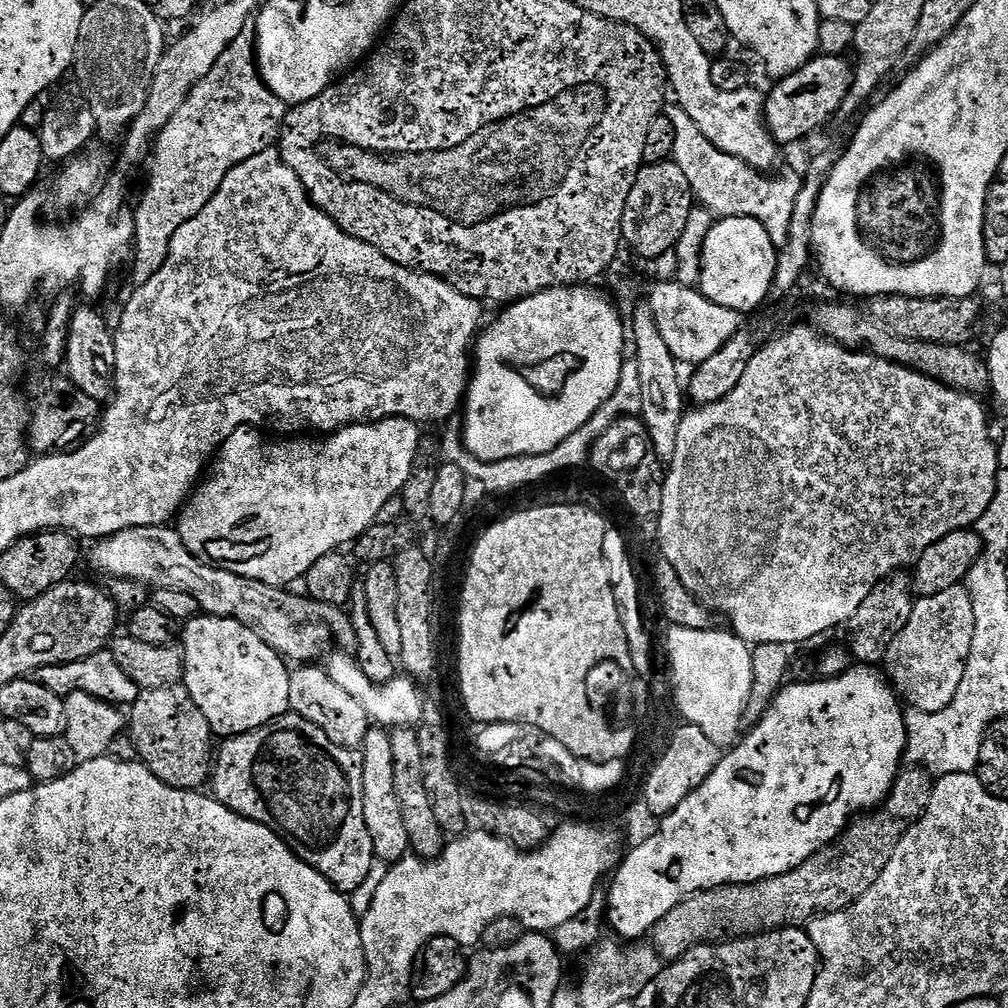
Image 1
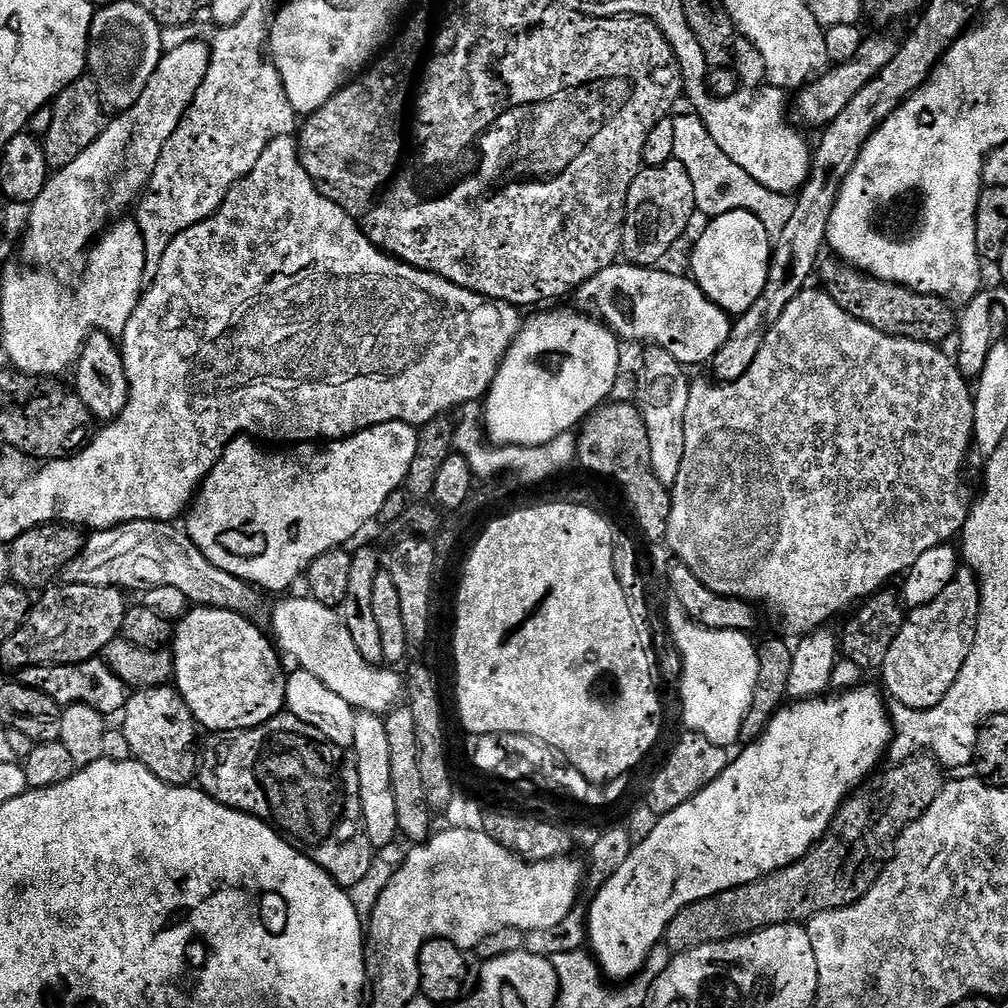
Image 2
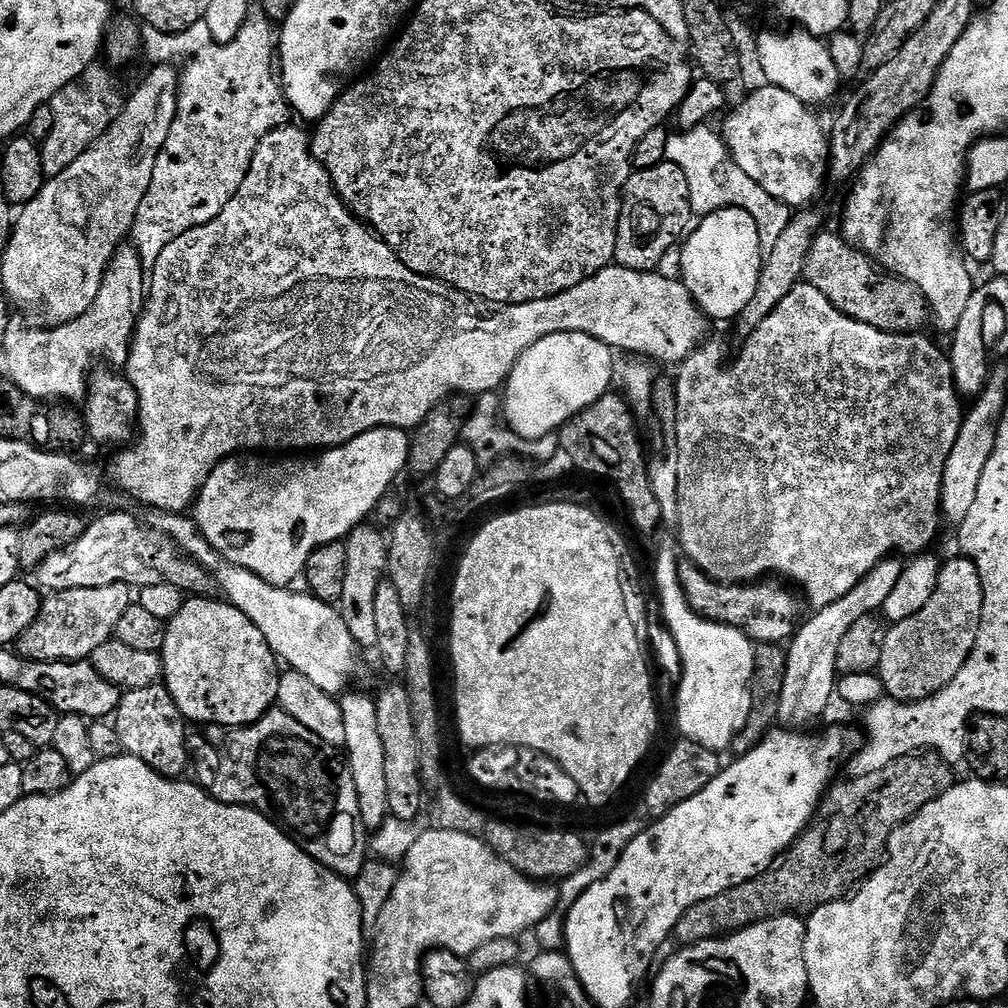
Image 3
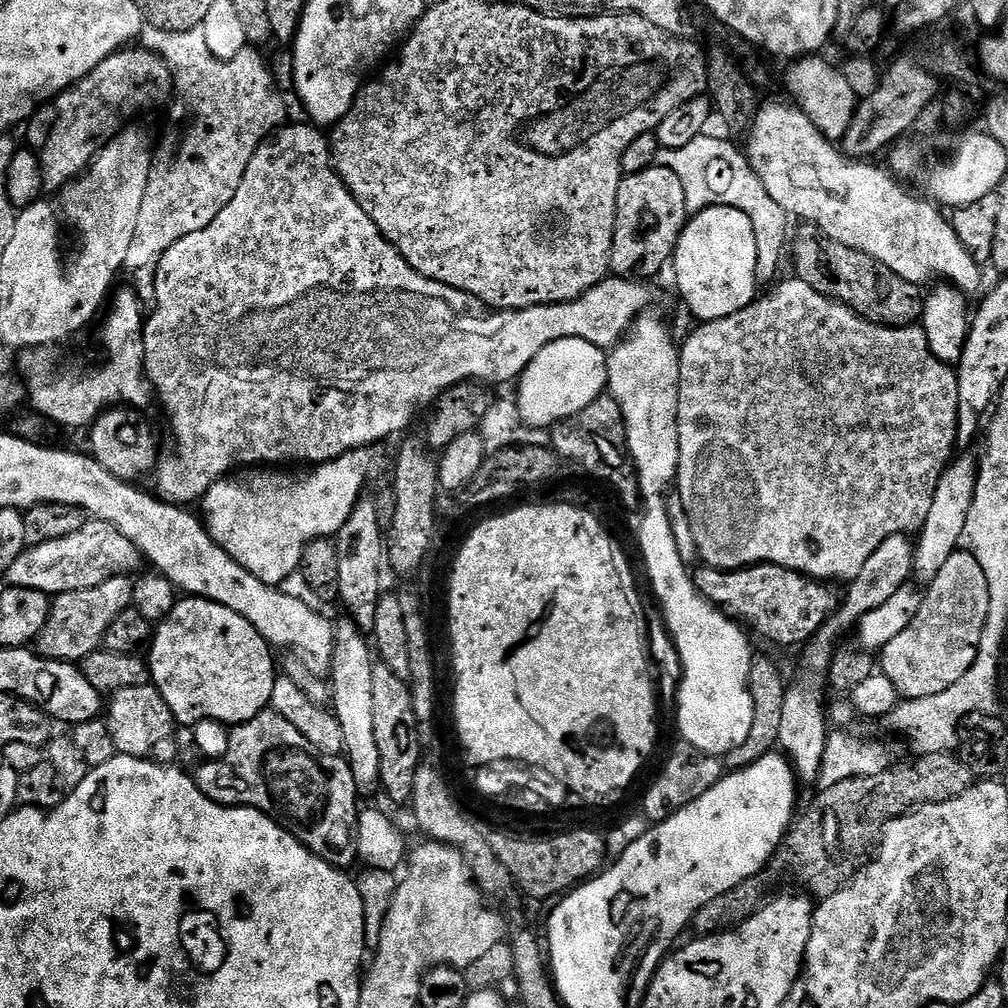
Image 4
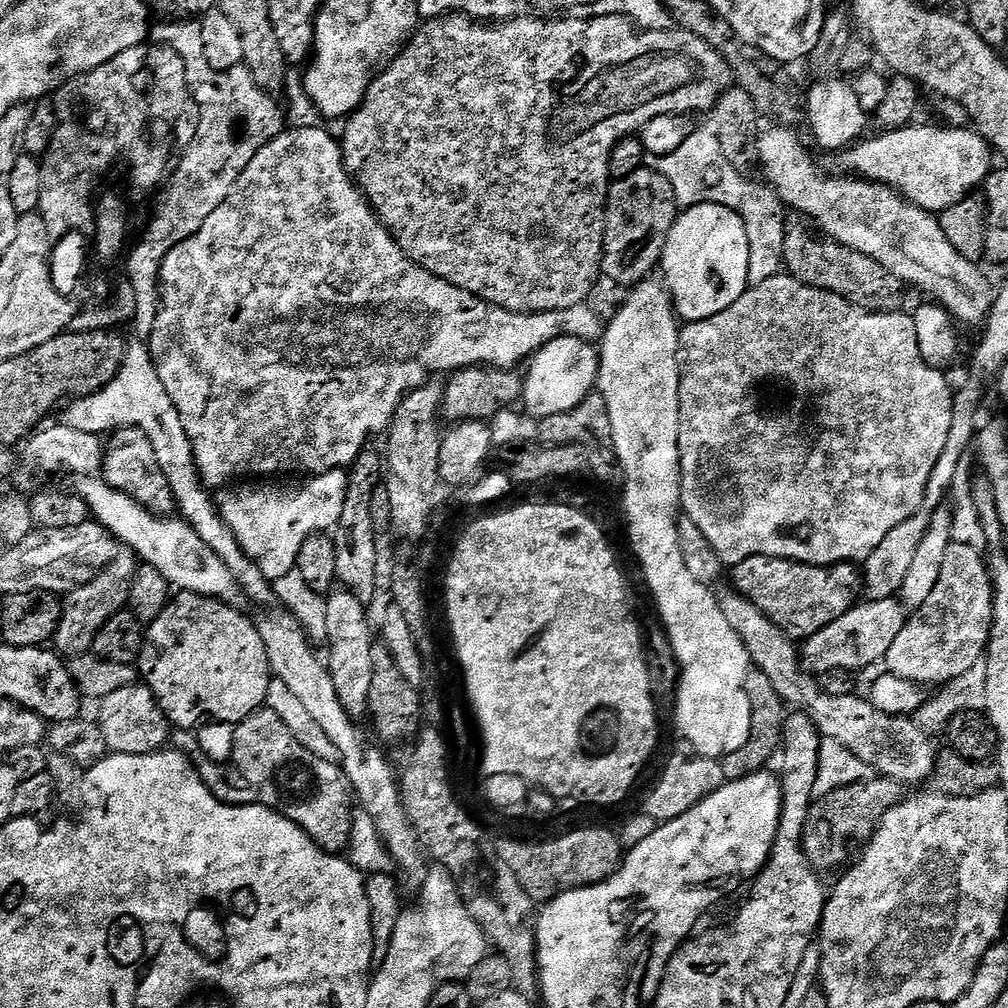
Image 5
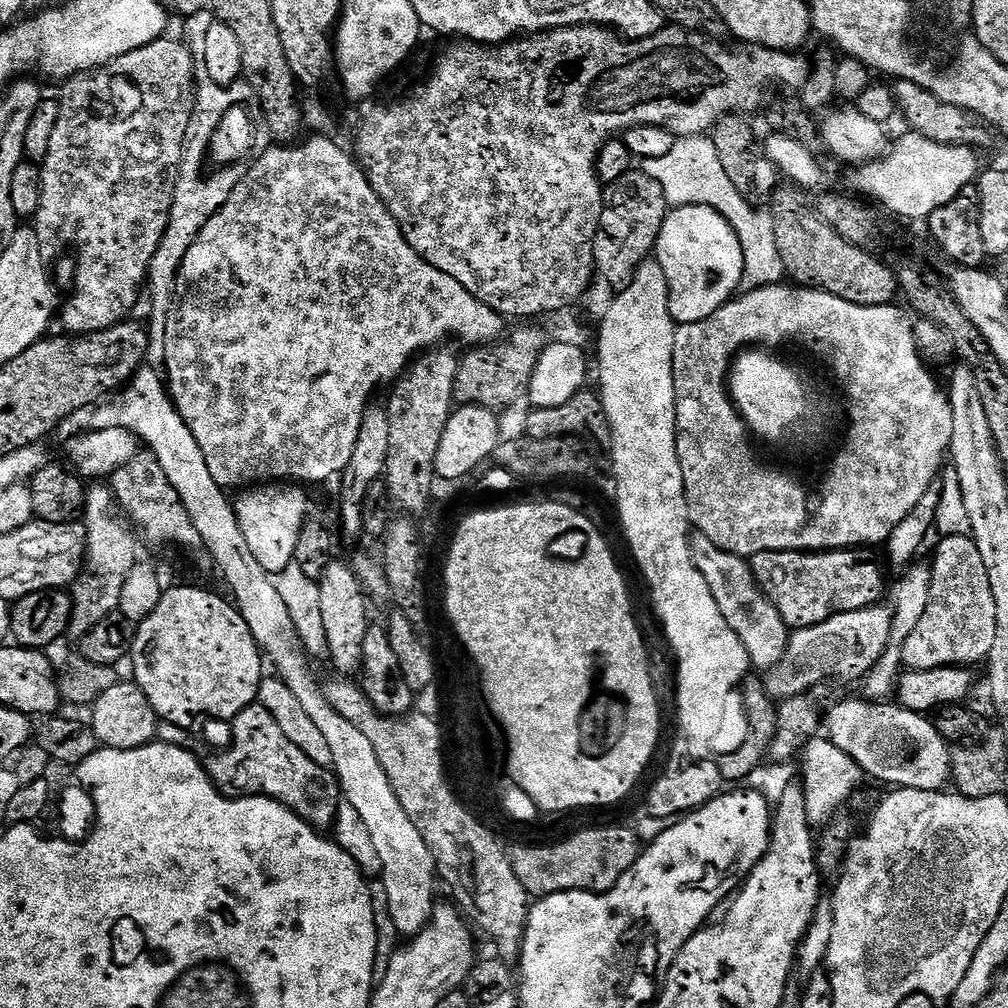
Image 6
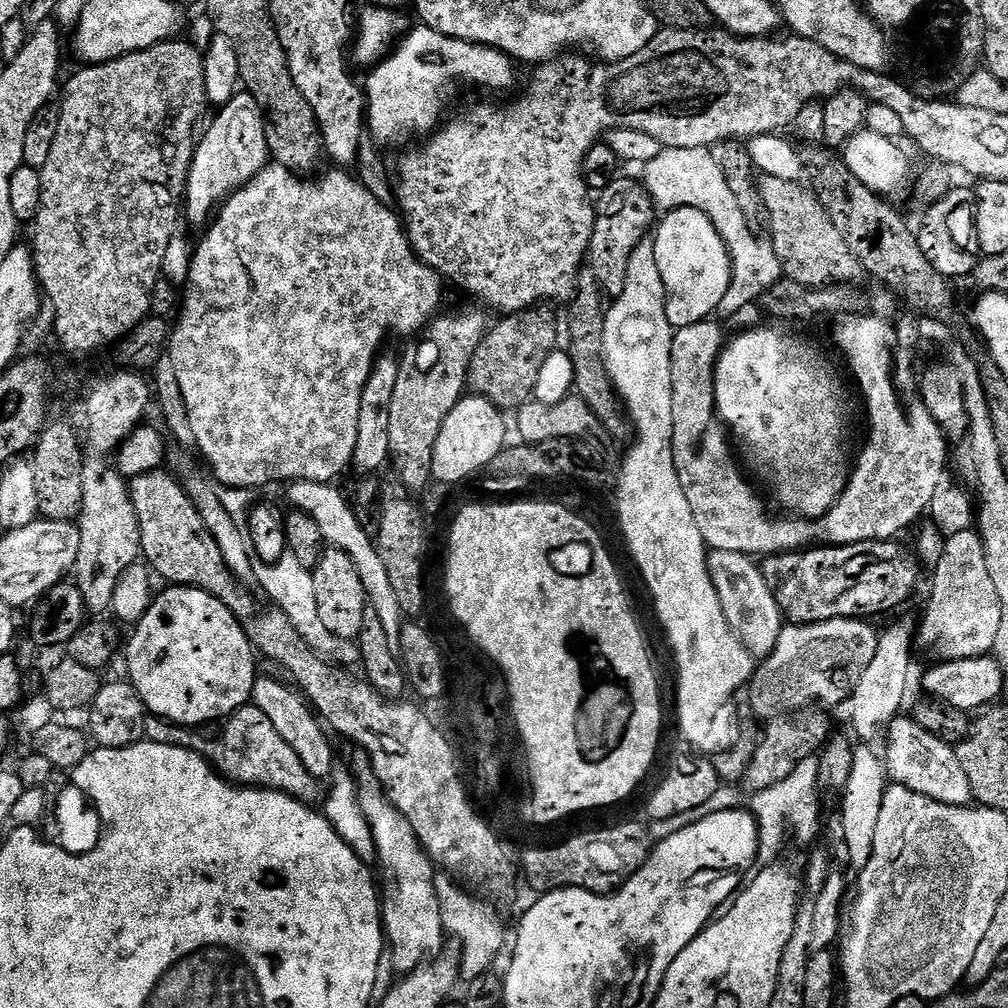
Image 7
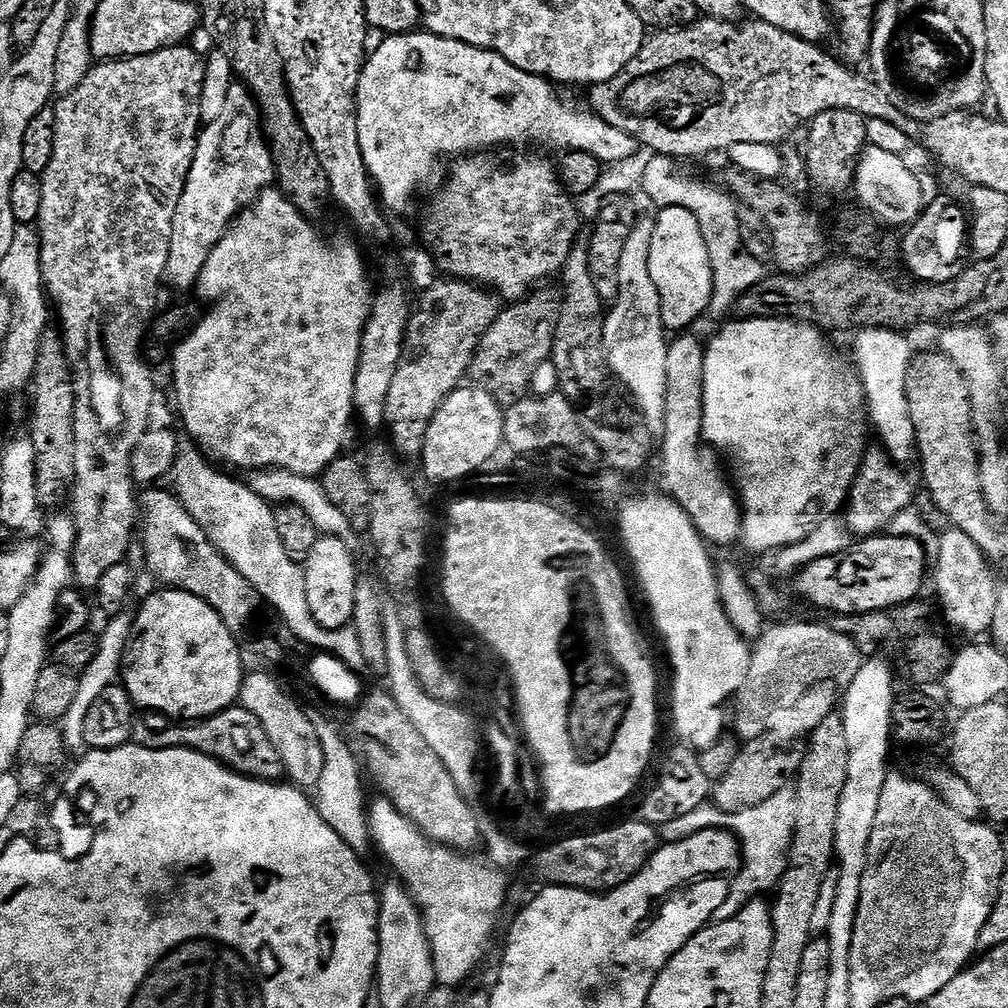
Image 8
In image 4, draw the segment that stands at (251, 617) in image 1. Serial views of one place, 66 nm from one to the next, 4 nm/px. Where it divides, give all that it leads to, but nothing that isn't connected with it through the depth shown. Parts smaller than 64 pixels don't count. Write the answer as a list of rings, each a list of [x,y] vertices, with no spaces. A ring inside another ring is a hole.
[[[89,519],[82,530],[25,547],[15,562],[6,570],[7,583],[13,588],[42,590],[49,594],[90,590],[115,576],[128,576],[141,571],[142,555],[126,534],[122,534],[110,522]]]

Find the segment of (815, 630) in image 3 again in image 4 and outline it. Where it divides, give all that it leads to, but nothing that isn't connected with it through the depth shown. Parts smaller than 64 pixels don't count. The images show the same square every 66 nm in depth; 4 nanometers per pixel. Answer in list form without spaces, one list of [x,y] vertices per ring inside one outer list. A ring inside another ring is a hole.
[[[905,534],[886,538],[886,542],[882,542],[882,546],[874,550],[874,554],[870,554],[870,559],[867,560],[866,566],[862,566],[858,578],[854,578],[847,585],[848,593],[845,596],[843,593],[832,617],[807,644],[803,645],[804,673],[796,685],[792,684],[787,689],[778,733],[779,747],[790,757],[790,763],[803,783],[805,780],[806,783],[815,785],[820,779],[820,767],[824,761],[830,721],[826,715],[826,701],[824,702],[824,696],[819,692],[819,688],[825,687],[828,667],[832,665],[834,649],[837,647],[836,639],[847,628],[853,629],[870,610],[876,610],[893,594],[898,594],[898,590],[902,590],[913,579],[915,571],[916,546],[913,537]]]

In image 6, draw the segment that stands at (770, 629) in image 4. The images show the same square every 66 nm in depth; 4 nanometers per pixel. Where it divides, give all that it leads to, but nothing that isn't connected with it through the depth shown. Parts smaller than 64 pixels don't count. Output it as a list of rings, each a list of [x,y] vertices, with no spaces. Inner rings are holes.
[[[837,548],[835,552],[759,552],[750,557],[753,576],[765,598],[781,615],[781,621],[790,630],[813,628],[825,624],[832,616],[857,612],[879,605],[885,599],[884,572],[872,550],[864,548]]]

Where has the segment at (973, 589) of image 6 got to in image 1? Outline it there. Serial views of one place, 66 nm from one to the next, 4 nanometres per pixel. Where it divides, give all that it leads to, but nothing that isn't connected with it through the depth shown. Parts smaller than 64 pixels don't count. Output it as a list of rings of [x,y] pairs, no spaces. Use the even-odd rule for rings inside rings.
[[[963,583],[950,586],[950,590],[942,590],[933,596],[920,596],[912,605],[910,622],[906,622],[902,634],[898,634],[898,638],[894,638],[894,642],[888,651],[886,657],[887,679],[890,681],[892,687],[896,689],[901,701],[903,701],[909,709],[917,712],[946,710],[946,706],[950,706],[950,702],[954,702],[954,694],[958,694],[958,686],[962,683],[962,674],[966,674],[966,662],[970,658],[970,642],[974,642],[974,602],[970,598],[967,587],[965,587]]]

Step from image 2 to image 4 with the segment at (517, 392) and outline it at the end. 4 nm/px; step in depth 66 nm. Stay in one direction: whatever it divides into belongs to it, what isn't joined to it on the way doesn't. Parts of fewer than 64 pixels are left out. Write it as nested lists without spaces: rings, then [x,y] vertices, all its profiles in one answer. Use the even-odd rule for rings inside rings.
[[[562,338],[558,342],[550,342],[550,346],[536,355],[534,362],[530,362],[519,378],[520,397],[515,404],[519,419],[537,430],[548,430],[560,421],[570,419],[606,392],[607,372],[605,349],[582,338]]]

